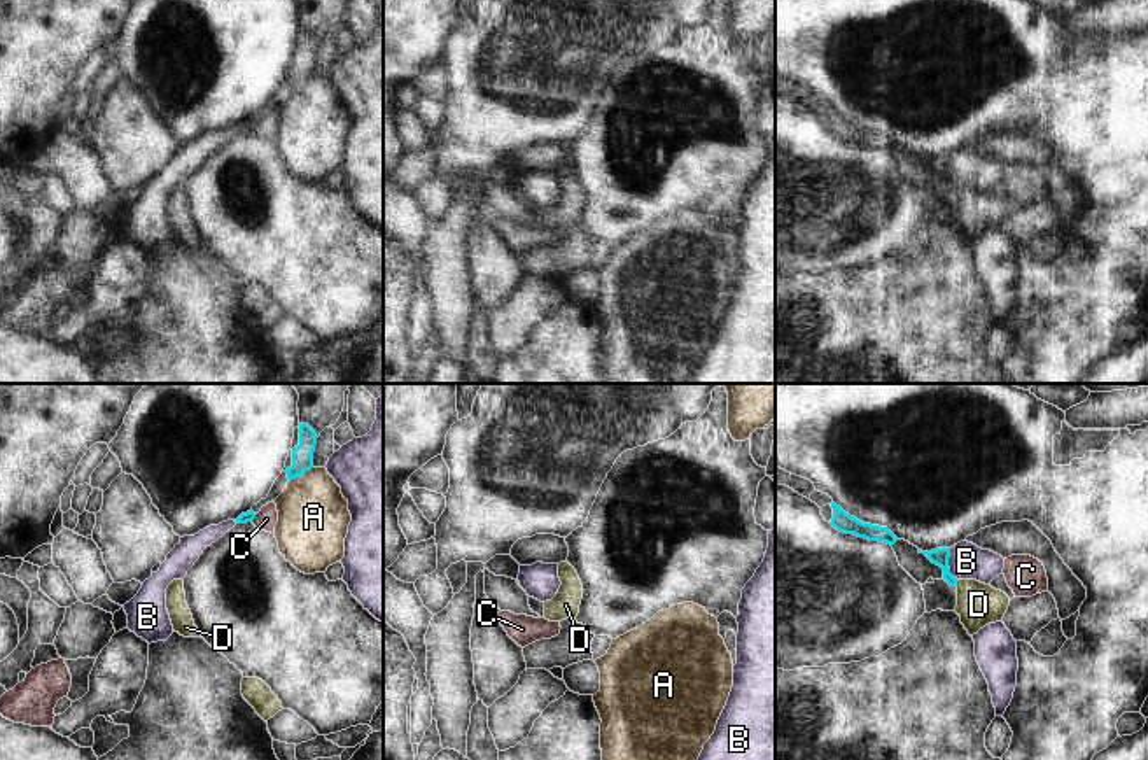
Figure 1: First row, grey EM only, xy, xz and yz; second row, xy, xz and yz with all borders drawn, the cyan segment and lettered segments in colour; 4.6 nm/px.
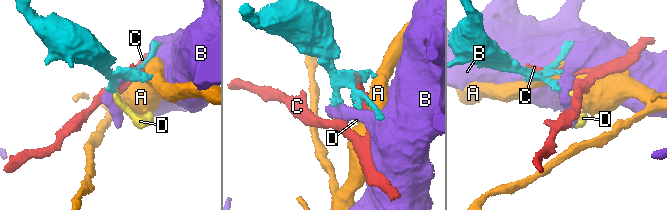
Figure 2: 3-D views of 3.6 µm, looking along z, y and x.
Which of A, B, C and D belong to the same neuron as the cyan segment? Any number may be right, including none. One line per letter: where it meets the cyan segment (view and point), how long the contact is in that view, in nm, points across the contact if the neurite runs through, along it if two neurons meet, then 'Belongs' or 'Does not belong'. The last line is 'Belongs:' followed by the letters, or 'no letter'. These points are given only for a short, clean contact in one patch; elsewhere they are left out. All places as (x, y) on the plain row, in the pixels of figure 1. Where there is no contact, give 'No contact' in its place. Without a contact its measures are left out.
A: Touches cyan at xy (300, 83). Shared border 130 nm. Does not belong
B: Touches cyan at yz (947, 172). Shared border 160 nm. Does not belong
C: Touches cyan at xy (254, 125). Shared border 50 nm. Does not belong
D: Touches cyan at yz (958, 188). Shared border 30 nm. Path across: yz (940, 163), (945, 181), (958, 188), (979, 212). Belongs
Belongs: D.

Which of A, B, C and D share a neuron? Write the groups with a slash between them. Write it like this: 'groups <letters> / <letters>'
groups A / B / C / D

